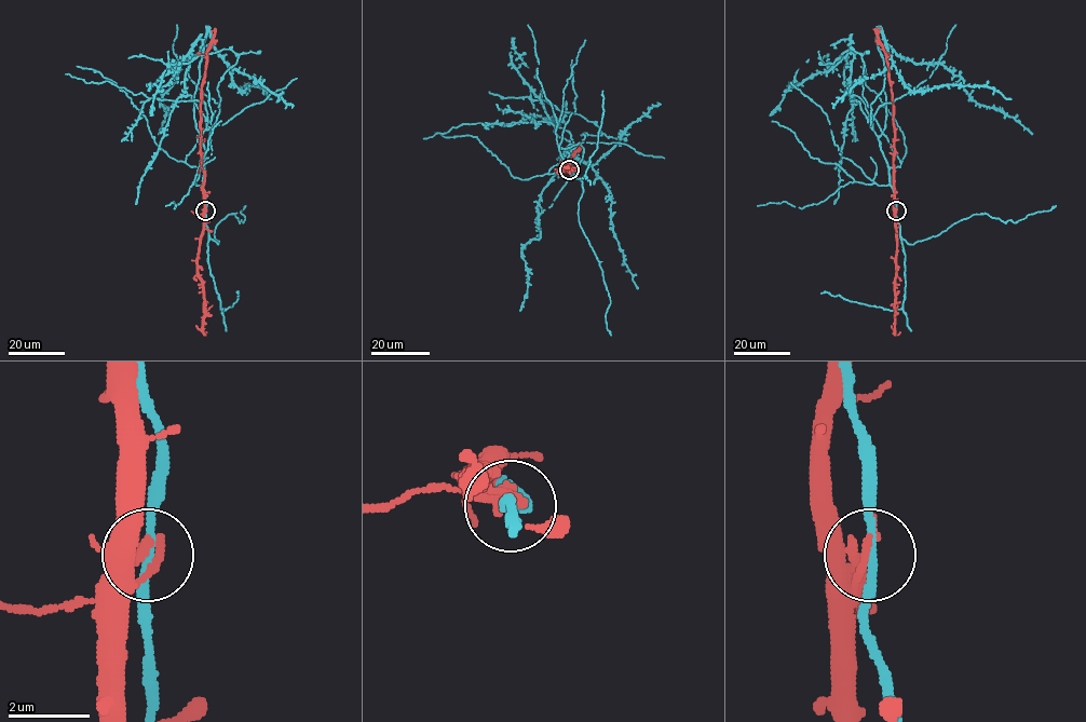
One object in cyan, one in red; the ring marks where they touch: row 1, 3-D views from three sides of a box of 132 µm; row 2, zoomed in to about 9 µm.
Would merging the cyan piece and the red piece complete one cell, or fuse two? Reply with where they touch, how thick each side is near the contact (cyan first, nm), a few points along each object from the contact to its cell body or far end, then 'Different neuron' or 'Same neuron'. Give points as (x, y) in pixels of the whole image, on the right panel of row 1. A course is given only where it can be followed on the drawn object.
Place: (896, 210). Thickness 200 nm (cyan) against 190 nm. Course of cyan: (896, 210), (879, 139), (886, 113), (880, 31), (898, 55), (941, 64), (972, 98), (1032, 134). Course of red: (896, 210), (893, 93), (886, 55), (877, 31), (880, 28). Different neuron

